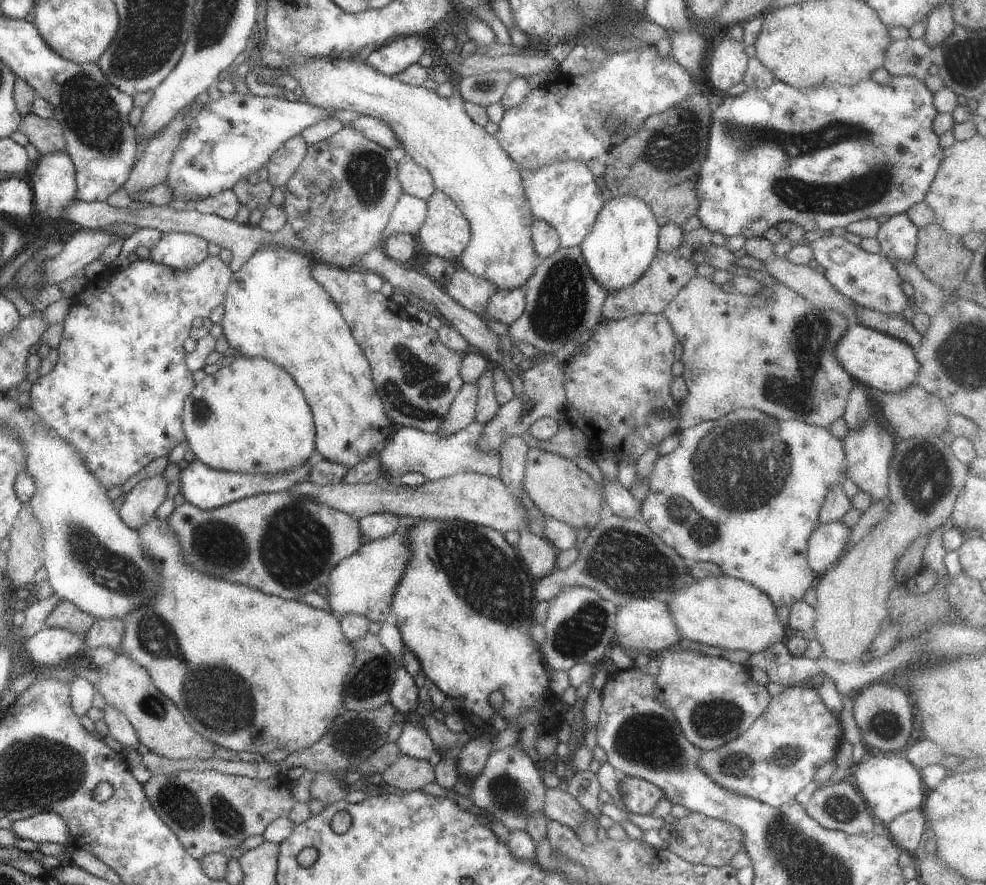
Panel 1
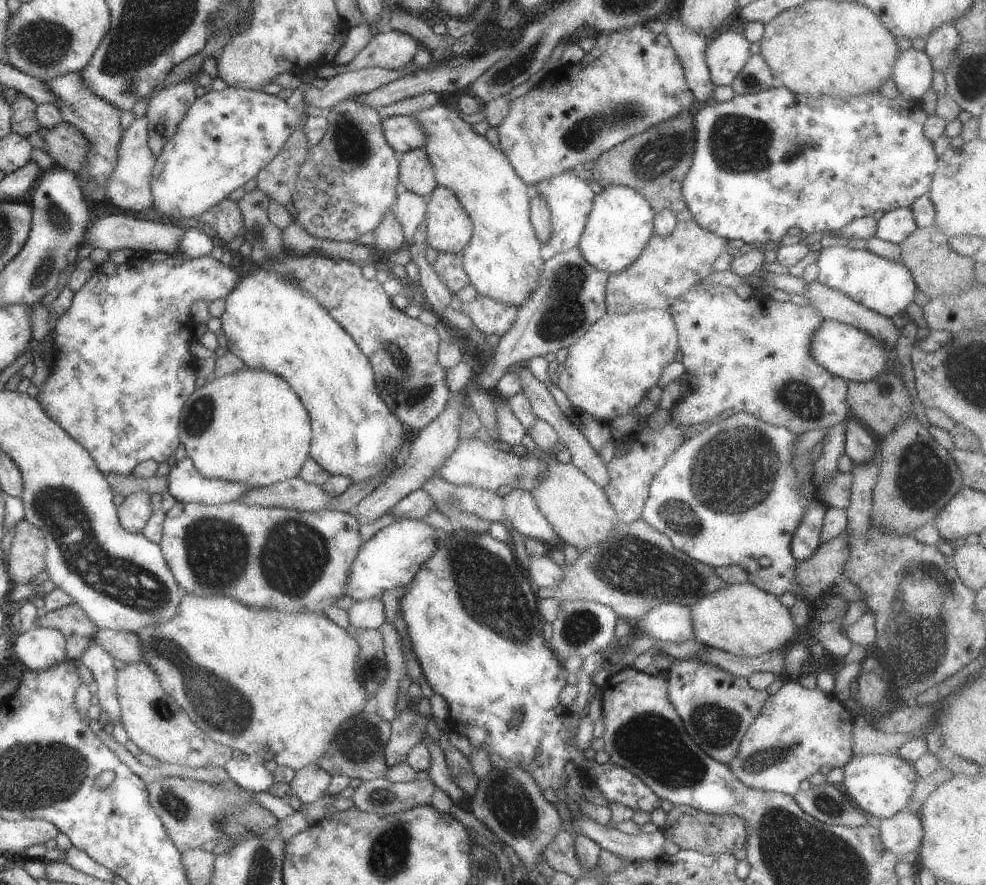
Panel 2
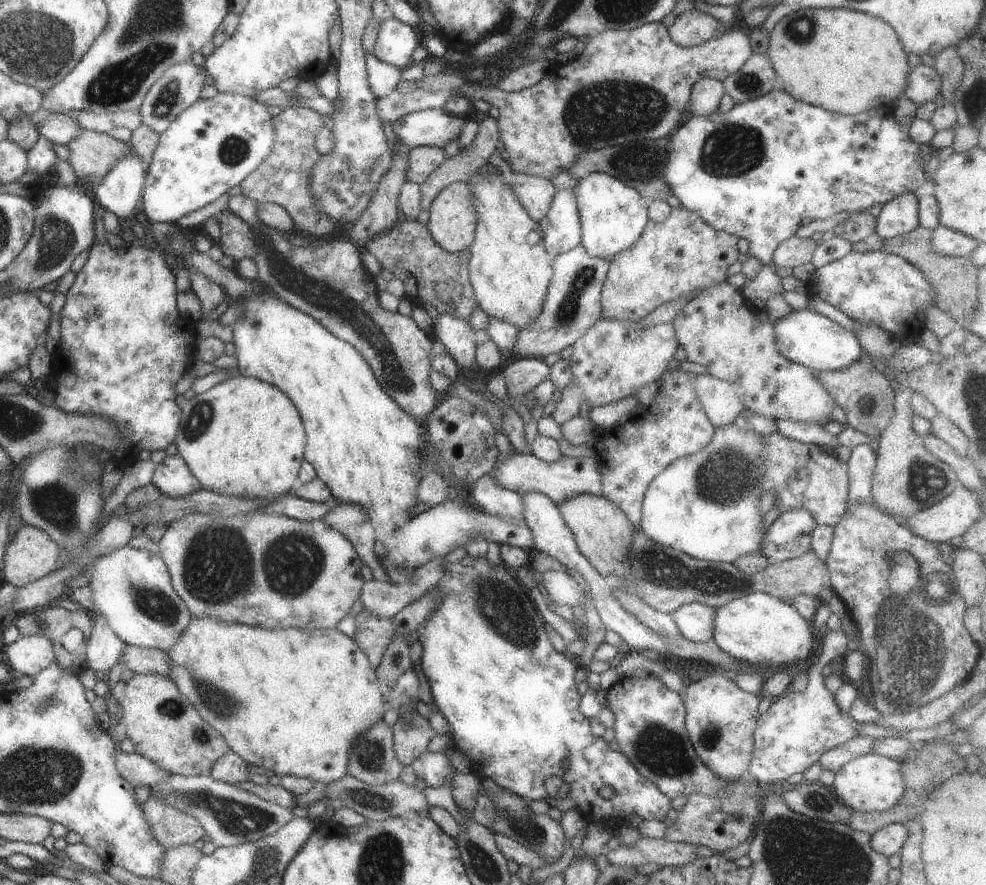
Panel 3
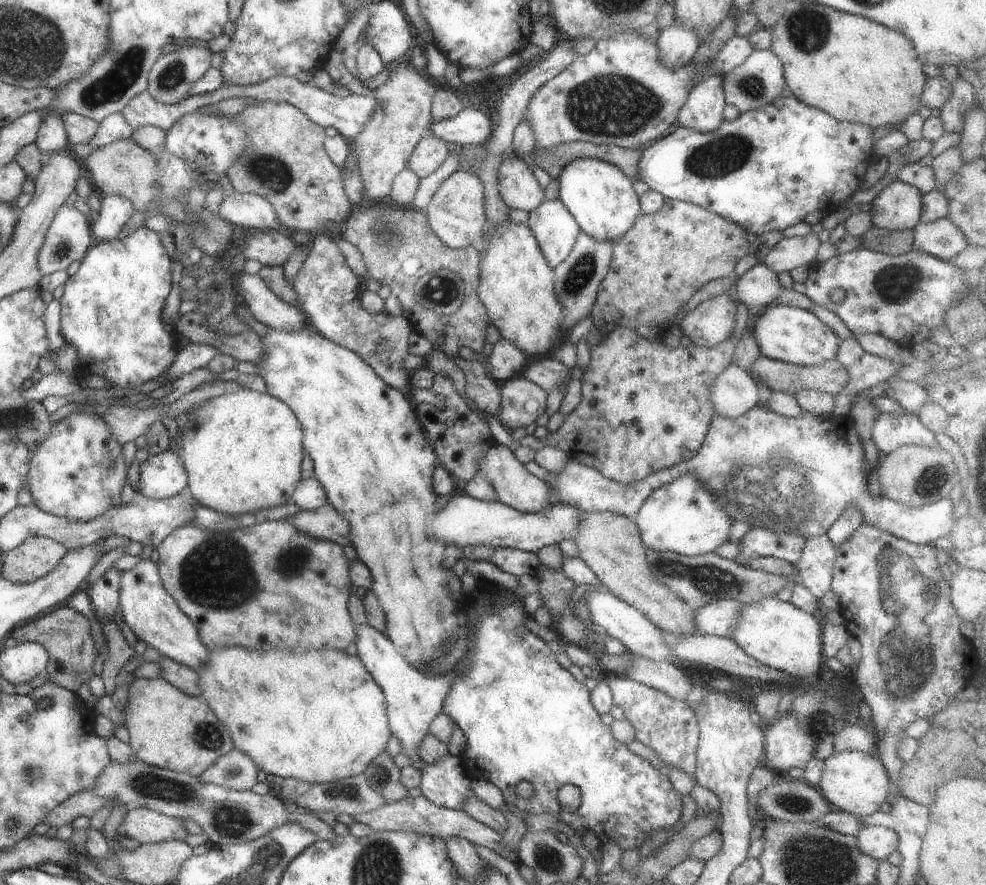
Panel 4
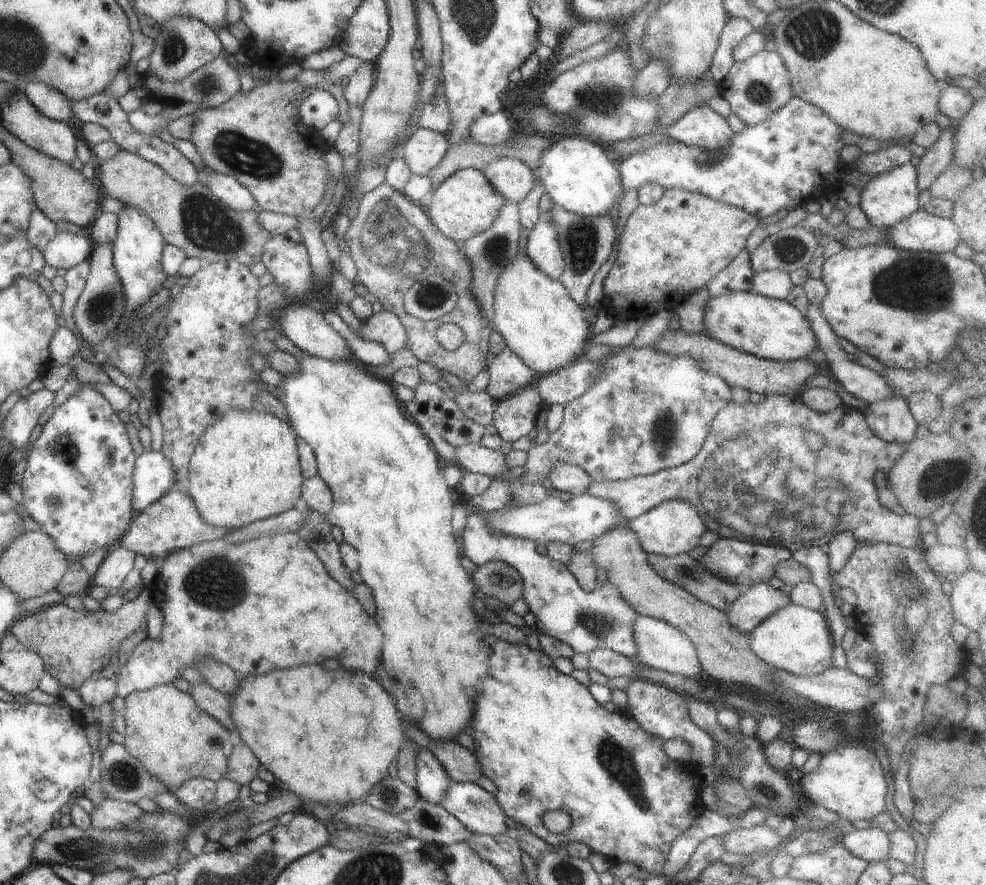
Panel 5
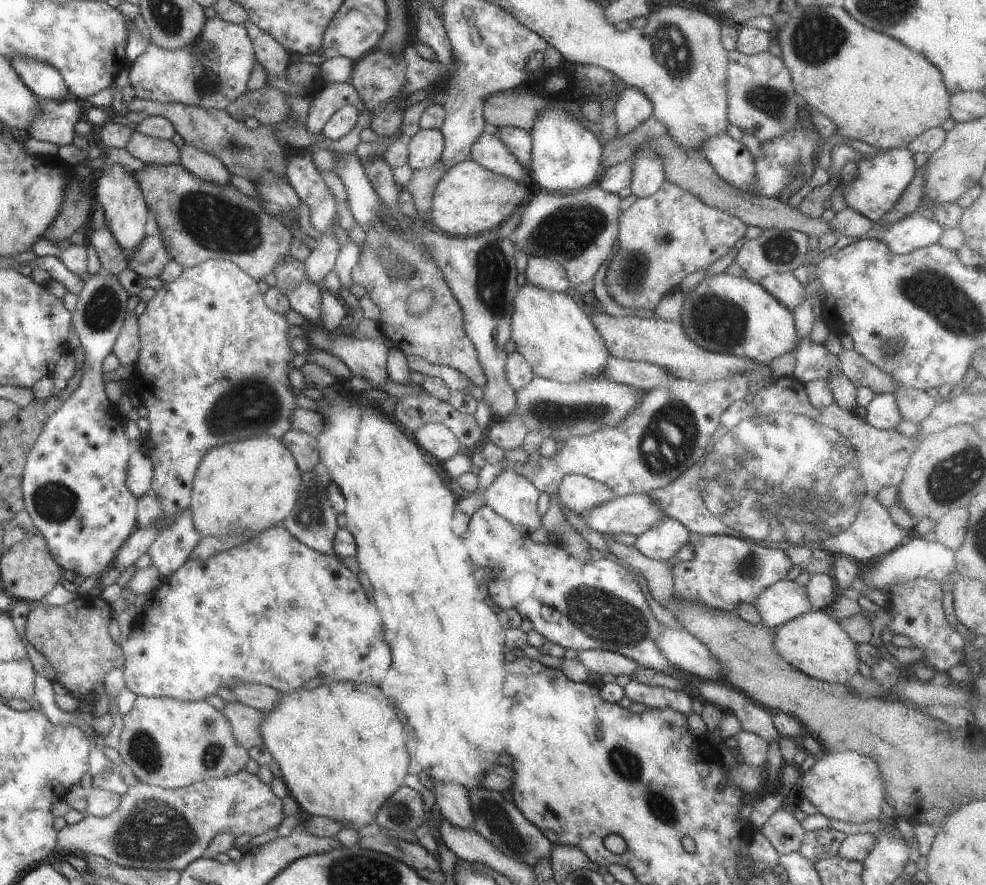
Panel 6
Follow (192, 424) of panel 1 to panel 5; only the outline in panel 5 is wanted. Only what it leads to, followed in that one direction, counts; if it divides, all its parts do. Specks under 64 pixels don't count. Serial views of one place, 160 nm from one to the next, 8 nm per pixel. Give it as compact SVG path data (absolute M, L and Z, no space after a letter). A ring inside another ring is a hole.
M251 406L247 410L239 410L239 408L229 408L229 410L223 410L223 414L219 414L215 418L215 422L209 422L209 426L199 434L199 440L195 444L195 449L191 454L188 461L187 474L185 474L185 494L188 498L191 498L193 504L195 504L195 509L199 512L201 520L213 524L213 526L221 526L221 528L237 529L241 526L246 526L247 524L253 523L254 521L259 521L269 516L274 516L289 510L293 506L296 506L299 502L299 488L302 485L303 478L301 478L298 455L297 455L297 440L296 435L291 432L291 428L287 426L287 422L275 418L275 414L269 414L269 412L261 412L262 409L258 406Z

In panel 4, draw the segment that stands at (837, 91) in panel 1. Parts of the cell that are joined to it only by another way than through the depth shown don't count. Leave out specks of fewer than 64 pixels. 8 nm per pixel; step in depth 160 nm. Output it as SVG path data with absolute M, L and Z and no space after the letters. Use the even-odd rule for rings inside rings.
M784 89L765 106L741 112L735 120L723 120L715 130L699 132L677 126L641 151L637 176L664 199L699 206L725 222L733 222L746 233L765 236L766 232L781 232L803 222L815 211L827 212L831 204L839 207L840 202L860 190L863 174L873 163L871 154L875 154L872 130L871 126L833 119L799 102Z

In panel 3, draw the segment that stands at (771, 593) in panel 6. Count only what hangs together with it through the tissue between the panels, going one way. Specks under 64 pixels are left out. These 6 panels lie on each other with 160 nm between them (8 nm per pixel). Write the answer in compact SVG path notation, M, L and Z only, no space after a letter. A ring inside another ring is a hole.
M685 603L669 612L669 616L683 638L693 642L705 642L711 638L714 607L703 603Z

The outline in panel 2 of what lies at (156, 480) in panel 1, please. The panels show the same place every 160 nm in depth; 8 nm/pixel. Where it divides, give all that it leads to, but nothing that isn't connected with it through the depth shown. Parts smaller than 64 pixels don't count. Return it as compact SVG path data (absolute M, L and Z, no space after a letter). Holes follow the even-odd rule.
M136 492L127 495L116 507L117 522L128 533L139 533L151 514L149 495Z

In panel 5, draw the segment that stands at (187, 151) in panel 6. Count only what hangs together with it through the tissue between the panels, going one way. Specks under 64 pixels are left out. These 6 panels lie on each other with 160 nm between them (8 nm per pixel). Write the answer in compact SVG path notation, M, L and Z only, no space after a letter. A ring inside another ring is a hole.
M209 172L205 180L207 180L205 186L213 197L217 198L222 206L227 206L231 212L249 212L257 209L251 192L231 176Z

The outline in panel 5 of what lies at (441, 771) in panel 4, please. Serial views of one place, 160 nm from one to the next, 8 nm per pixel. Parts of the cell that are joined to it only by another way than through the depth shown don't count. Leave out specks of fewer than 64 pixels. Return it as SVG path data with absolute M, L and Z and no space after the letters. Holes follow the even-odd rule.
M450 781L439 806L473 833L507 835L512 826L495 798L475 783Z

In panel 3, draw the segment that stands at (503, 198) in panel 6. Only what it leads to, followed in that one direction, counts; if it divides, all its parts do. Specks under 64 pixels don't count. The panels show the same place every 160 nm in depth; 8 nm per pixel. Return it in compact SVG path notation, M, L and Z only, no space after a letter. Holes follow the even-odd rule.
M455 181L440 190L428 208L427 230L437 246L450 253L458 253L471 244L476 227L475 209L472 205L470 186L463 181Z

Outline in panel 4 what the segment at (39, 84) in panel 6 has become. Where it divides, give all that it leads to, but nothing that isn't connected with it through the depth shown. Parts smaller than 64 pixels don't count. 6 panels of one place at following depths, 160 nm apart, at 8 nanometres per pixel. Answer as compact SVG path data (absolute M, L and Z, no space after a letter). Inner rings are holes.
M47 114L39 126L36 136L32 141L34 146L39 150L40 158L49 156L57 150L66 148L66 134L61 124L61 117L57 114Z

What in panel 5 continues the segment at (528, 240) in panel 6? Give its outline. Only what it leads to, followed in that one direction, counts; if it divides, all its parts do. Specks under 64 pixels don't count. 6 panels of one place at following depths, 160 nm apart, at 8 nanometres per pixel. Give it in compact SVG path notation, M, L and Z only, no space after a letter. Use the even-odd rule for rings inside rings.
M551 206L547 210L555 222L557 230L557 240L561 248L561 258L563 258L563 271L558 277L558 282L565 288L569 298L580 306L584 302L586 291L592 282L593 276L599 267L609 258L613 244L616 240L613 220L610 216L599 216L599 218L579 218L571 212L565 212L559 206Z

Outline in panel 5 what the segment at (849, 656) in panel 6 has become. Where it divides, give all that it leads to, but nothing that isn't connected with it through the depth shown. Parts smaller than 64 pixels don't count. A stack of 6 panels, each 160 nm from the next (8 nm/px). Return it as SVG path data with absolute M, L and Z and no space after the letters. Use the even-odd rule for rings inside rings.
M793 603L785 604L783 608L763 618L747 634L747 646L755 658L790 674L812 676L833 666L831 654L834 644L826 618L817 611Z

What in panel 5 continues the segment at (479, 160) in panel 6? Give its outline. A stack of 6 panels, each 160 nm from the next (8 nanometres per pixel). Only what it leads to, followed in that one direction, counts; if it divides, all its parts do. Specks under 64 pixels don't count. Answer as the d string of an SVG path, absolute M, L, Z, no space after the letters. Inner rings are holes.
M495 158L481 173L506 203L519 203L534 186L535 173L515 158Z

